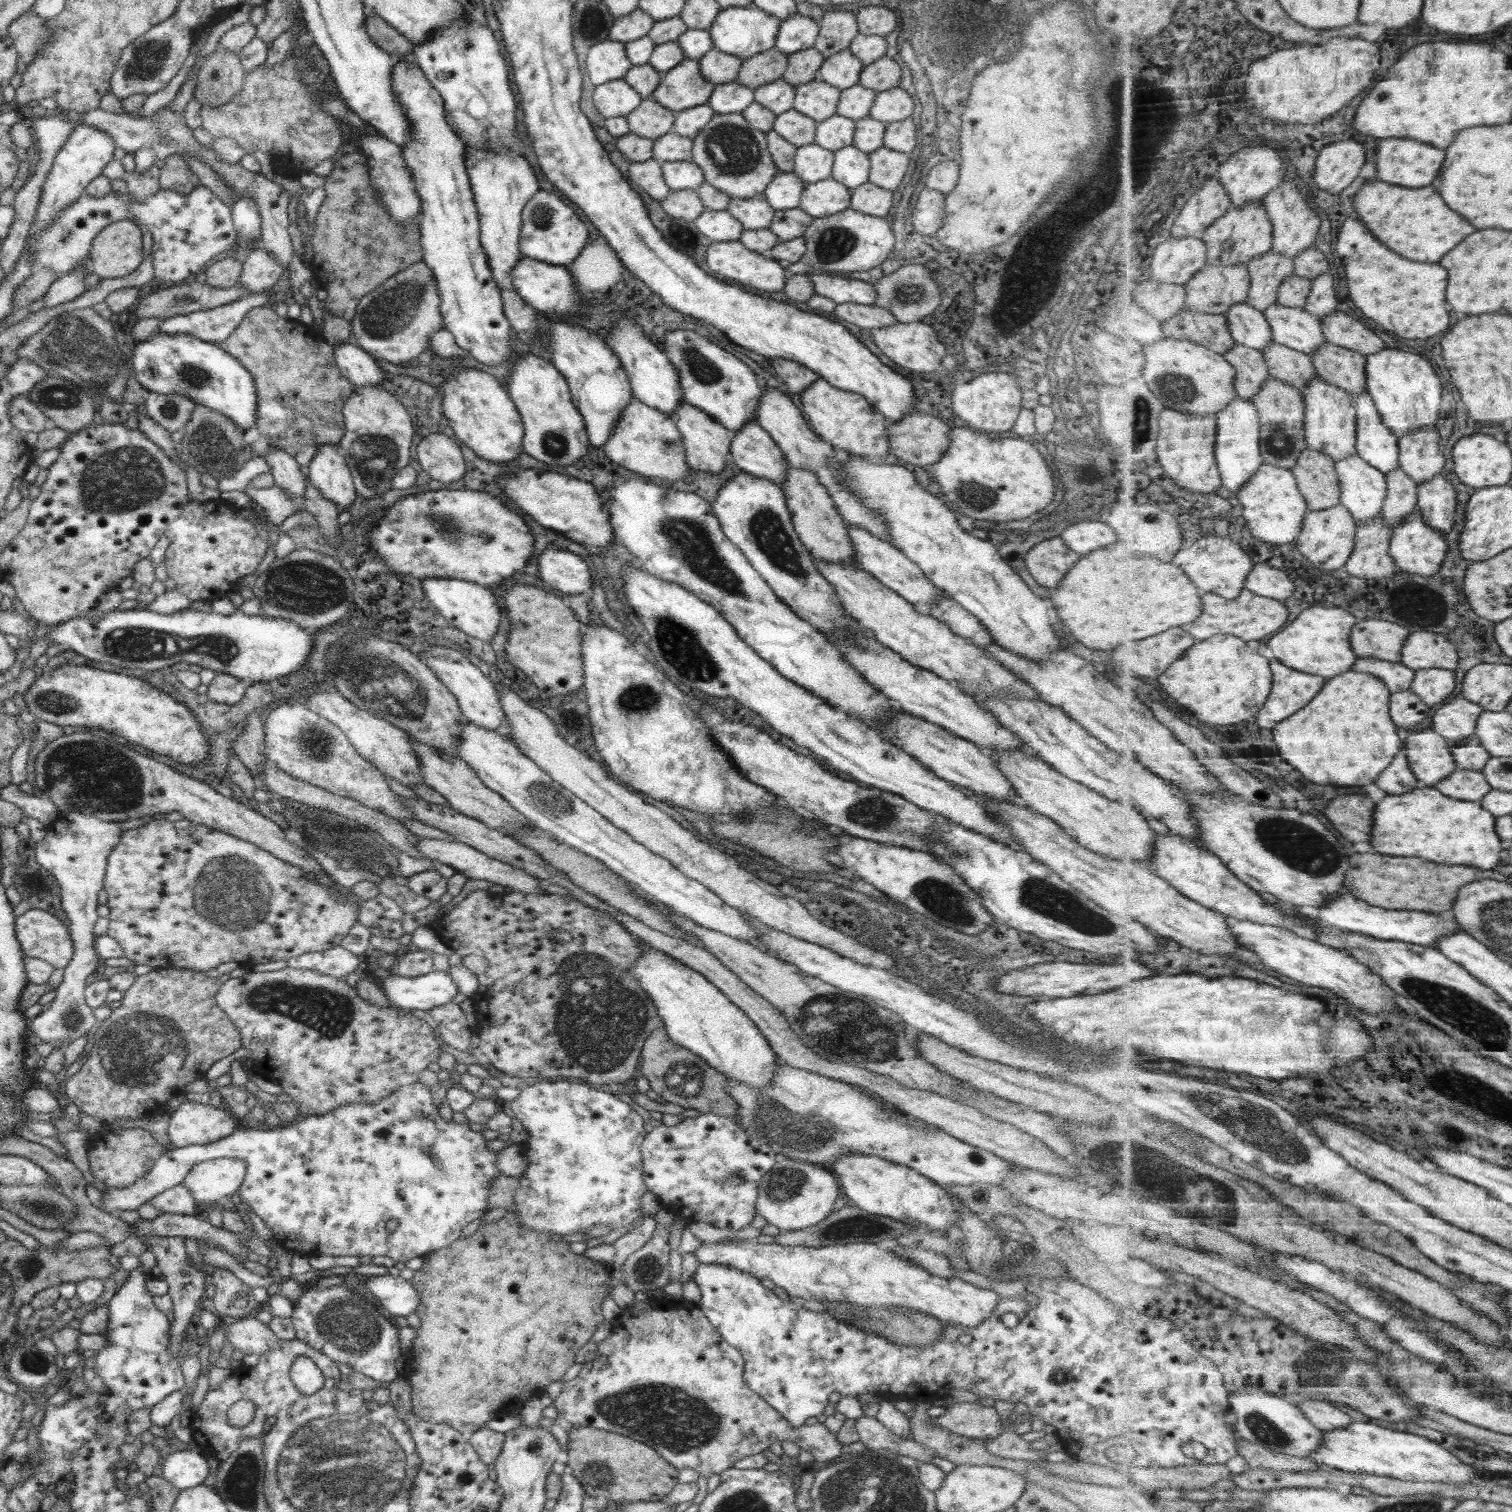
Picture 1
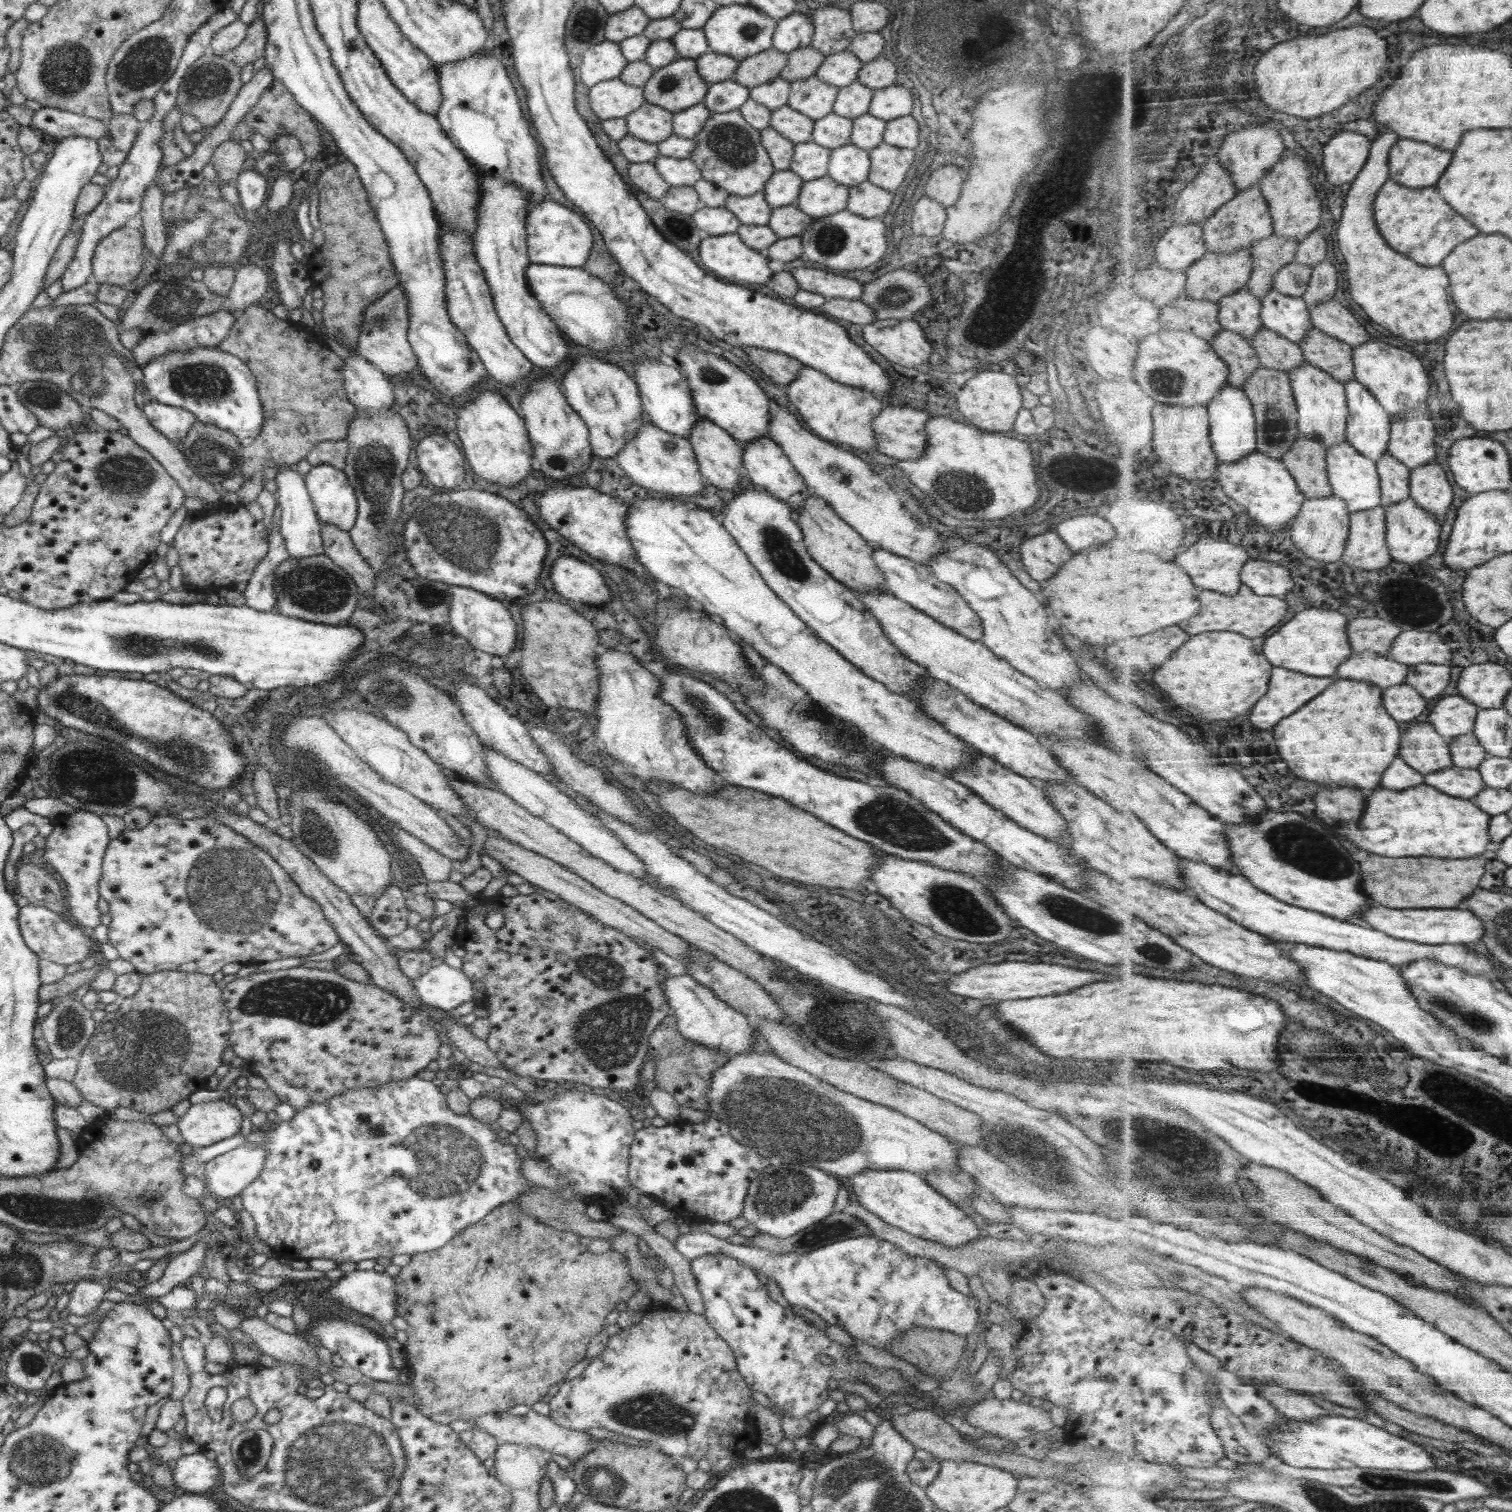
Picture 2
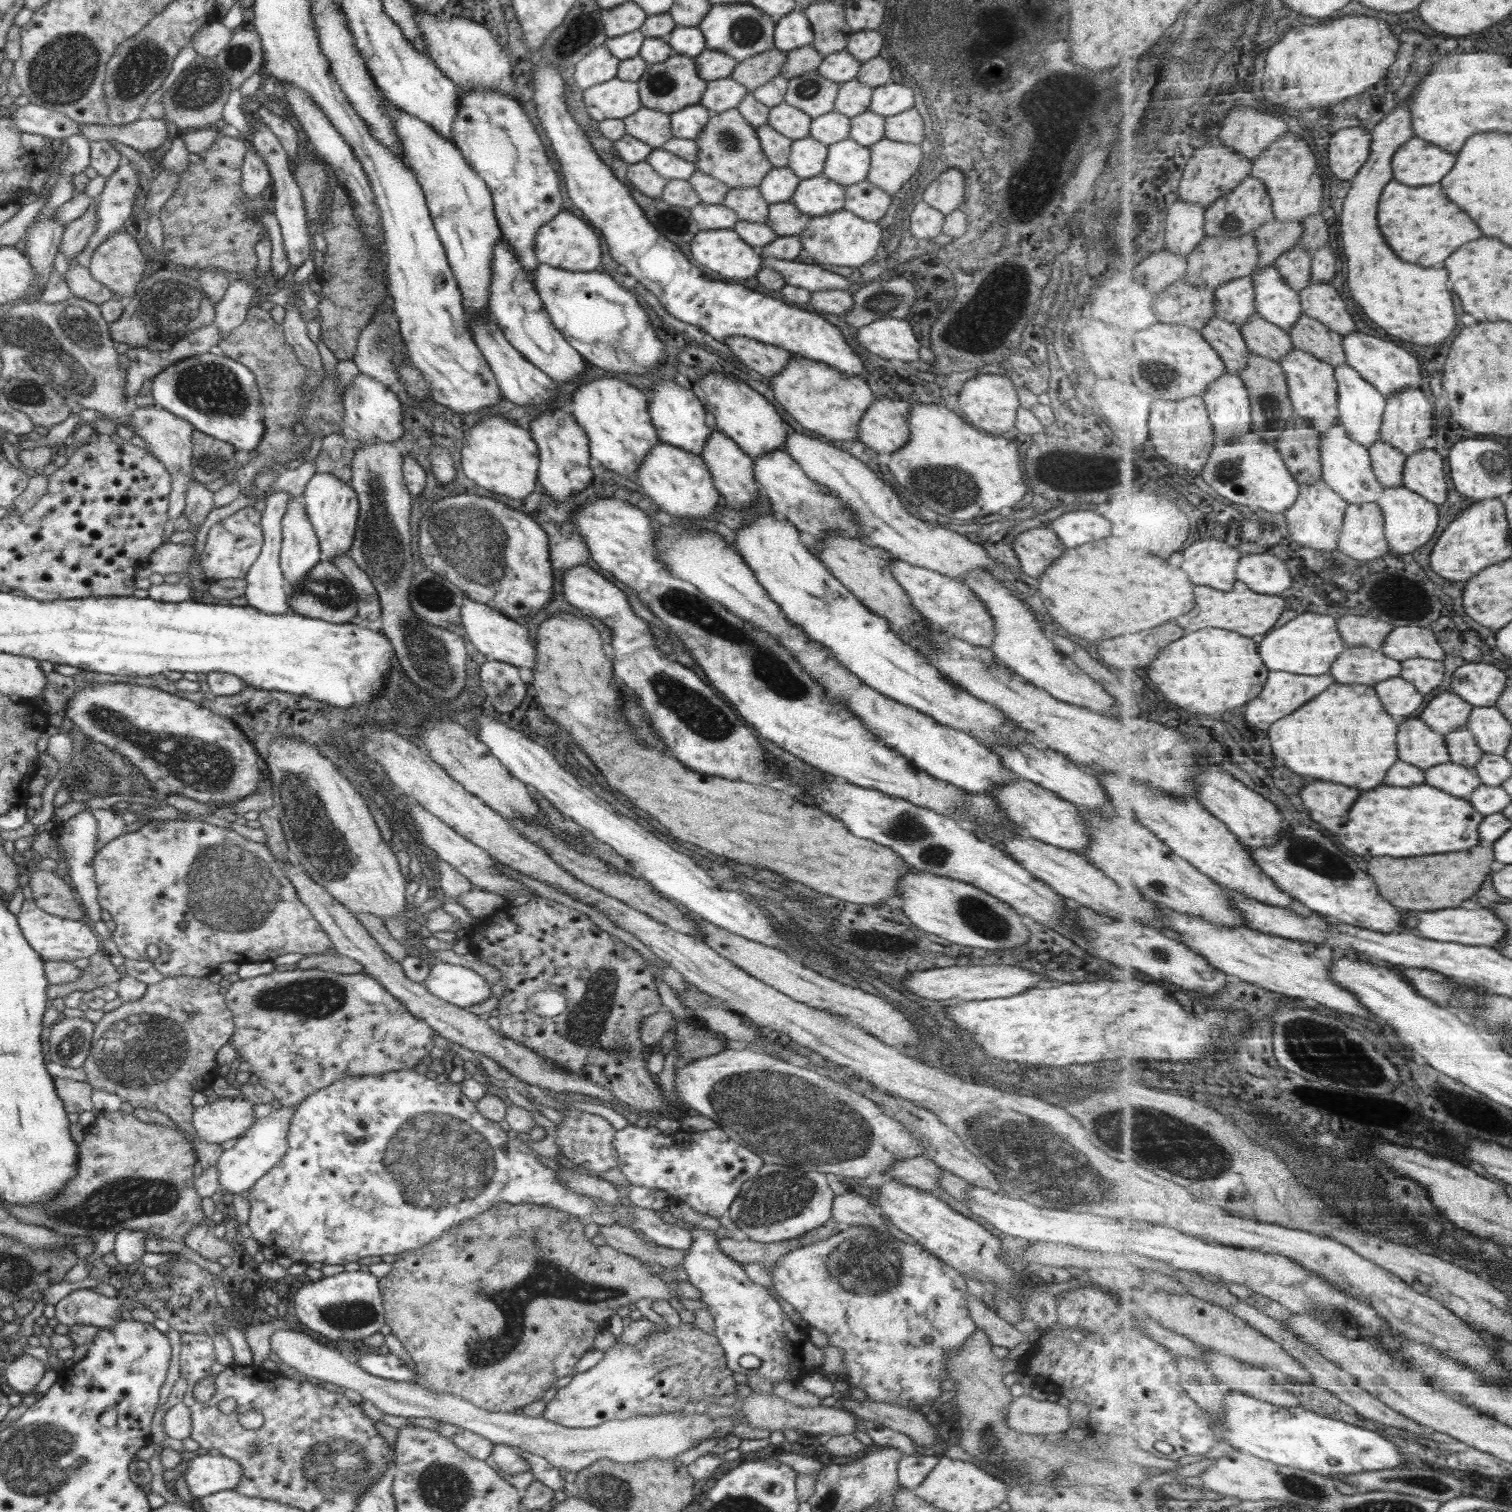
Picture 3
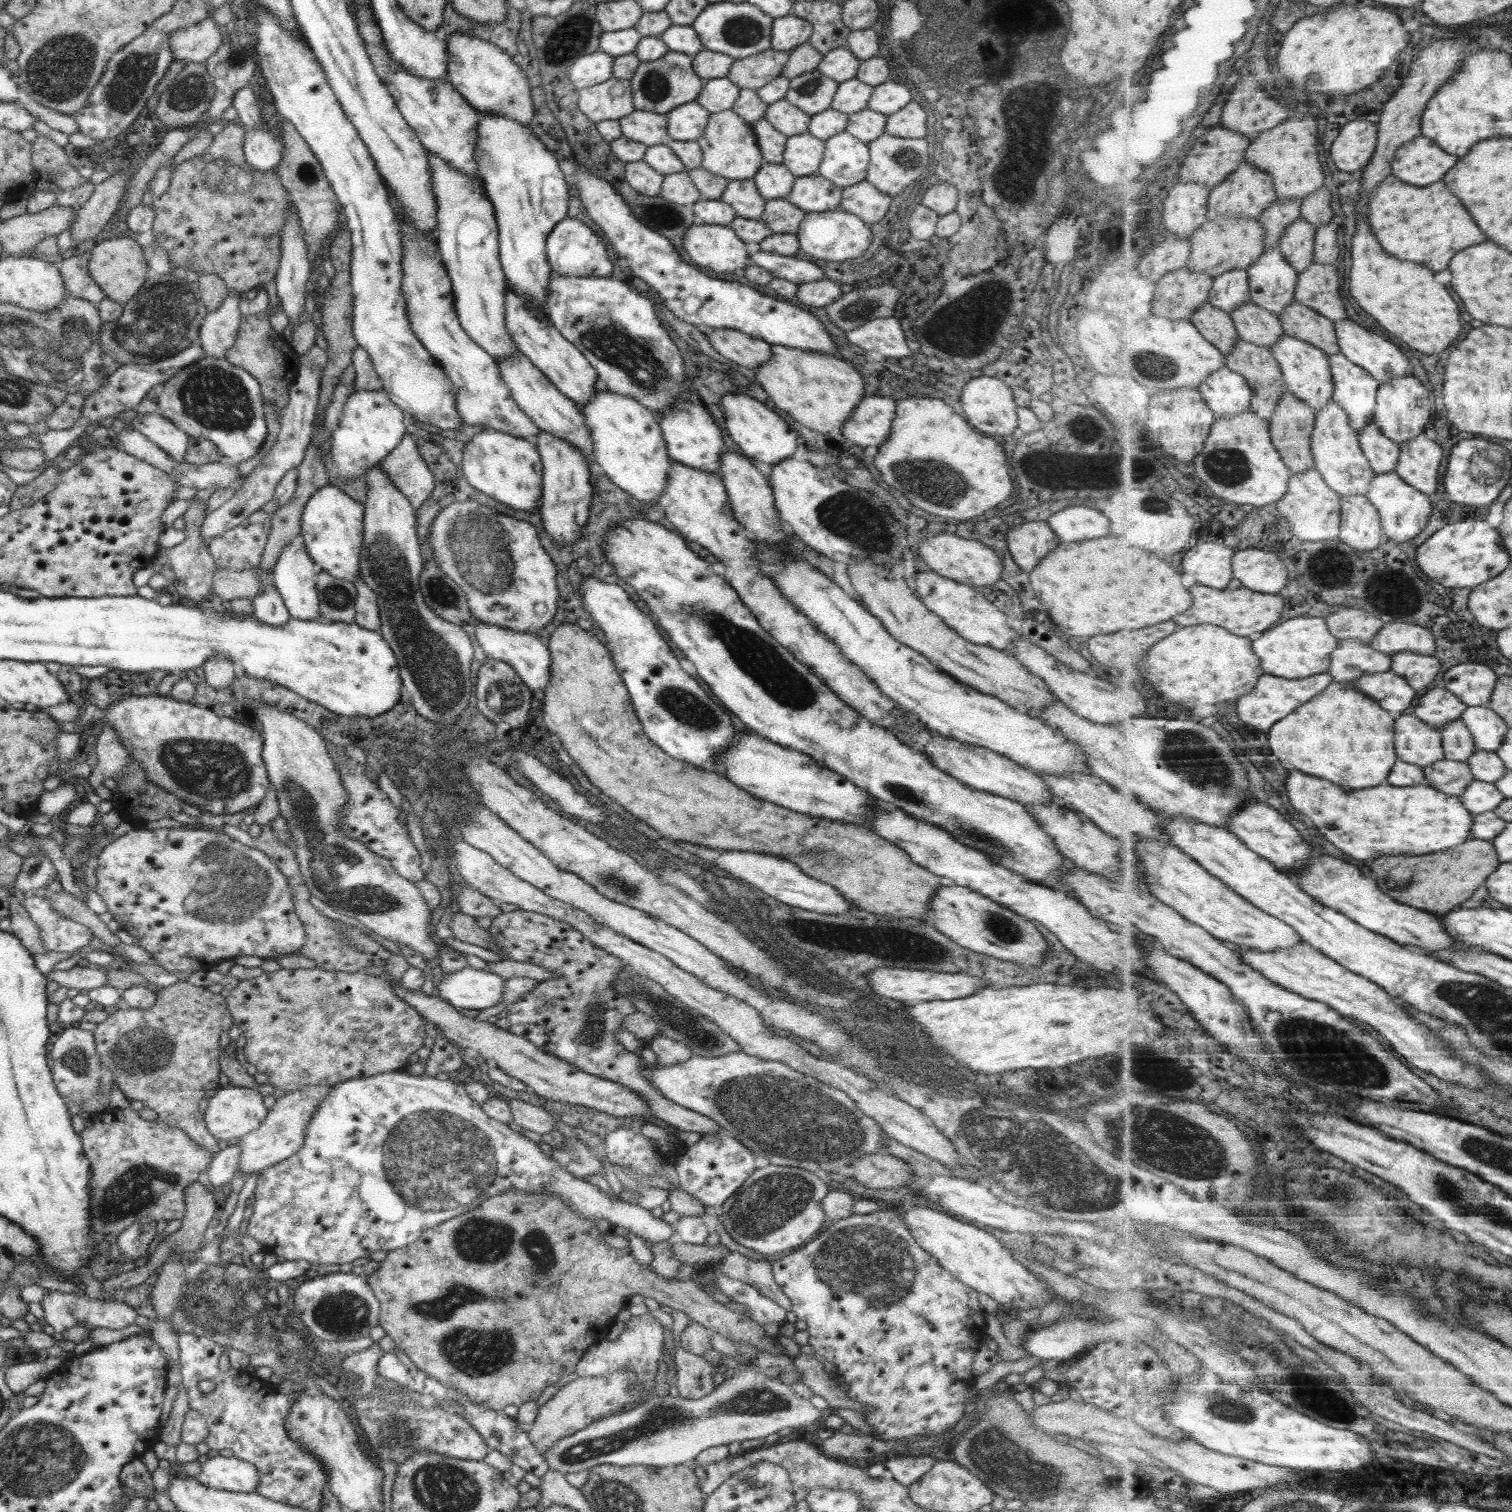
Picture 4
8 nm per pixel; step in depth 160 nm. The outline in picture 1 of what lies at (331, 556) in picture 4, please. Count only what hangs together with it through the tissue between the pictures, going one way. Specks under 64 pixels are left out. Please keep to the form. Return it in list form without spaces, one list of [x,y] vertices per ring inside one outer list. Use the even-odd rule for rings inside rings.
[[[332,443],[318,444],[316,456],[309,464],[308,481],[326,500],[334,501],[340,512],[348,508],[357,496],[347,460]]]

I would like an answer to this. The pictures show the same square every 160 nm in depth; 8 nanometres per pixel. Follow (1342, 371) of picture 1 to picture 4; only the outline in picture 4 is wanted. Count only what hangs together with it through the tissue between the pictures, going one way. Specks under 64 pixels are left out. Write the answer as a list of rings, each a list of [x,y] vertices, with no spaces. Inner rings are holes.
[[[1298,298],[1279,317],[1288,335],[1307,340],[1323,348],[1329,355],[1342,353],[1335,320],[1320,314]]]

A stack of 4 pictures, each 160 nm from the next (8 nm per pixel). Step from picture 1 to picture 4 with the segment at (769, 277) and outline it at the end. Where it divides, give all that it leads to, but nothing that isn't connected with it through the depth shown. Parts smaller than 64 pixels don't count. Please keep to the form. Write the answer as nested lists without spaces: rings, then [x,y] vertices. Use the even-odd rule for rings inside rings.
[[[694,222],[688,227],[682,238],[682,248],[690,256],[690,260],[699,269],[712,268],[715,272],[734,272],[749,264],[749,255],[746,252],[746,243],[736,236],[729,226],[720,226]]]

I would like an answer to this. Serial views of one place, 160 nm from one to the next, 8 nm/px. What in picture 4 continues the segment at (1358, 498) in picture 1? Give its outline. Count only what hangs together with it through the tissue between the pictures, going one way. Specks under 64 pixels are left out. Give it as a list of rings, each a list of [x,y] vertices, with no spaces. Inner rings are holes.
[[[1335,400],[1318,413],[1313,436],[1313,452],[1318,470],[1323,472],[1327,483],[1341,495],[1367,495],[1378,473],[1364,452],[1358,430],[1352,426],[1349,412]]]

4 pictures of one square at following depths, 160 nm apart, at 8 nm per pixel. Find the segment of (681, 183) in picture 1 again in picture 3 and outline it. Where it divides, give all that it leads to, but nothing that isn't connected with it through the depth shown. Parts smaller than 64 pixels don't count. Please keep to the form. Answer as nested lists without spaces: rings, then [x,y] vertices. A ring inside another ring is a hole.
[[[654,149],[647,156],[647,163],[666,179],[678,179],[689,181],[696,170],[695,163],[688,162],[666,149]]]

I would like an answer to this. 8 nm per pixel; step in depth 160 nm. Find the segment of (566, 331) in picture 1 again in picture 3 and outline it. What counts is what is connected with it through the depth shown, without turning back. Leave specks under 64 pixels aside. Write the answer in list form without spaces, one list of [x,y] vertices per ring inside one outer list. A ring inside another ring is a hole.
[[[602,373],[575,391],[571,401],[573,415],[588,437],[591,458],[599,460],[604,468],[634,481],[641,460],[659,443],[648,410],[649,396],[618,376]]]

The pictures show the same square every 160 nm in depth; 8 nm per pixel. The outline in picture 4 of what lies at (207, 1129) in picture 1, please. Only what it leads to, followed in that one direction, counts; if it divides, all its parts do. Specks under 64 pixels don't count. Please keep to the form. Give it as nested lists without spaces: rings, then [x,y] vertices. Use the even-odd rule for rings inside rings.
[[[233,1085],[227,1088],[220,1087],[213,1098],[208,1098],[208,1106],[204,1111],[204,1122],[210,1134],[217,1139],[233,1143],[256,1130],[269,1111],[264,1105],[263,1098],[252,1088],[236,1088]]]

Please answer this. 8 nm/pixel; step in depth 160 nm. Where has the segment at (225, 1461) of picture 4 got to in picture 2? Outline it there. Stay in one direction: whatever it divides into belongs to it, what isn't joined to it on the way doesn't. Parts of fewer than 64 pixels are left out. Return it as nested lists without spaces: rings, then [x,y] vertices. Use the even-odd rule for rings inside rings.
[[[204,1452],[182,1455],[172,1474],[182,1492],[196,1495],[211,1493],[212,1486],[221,1482],[222,1477],[219,1464],[208,1459]]]

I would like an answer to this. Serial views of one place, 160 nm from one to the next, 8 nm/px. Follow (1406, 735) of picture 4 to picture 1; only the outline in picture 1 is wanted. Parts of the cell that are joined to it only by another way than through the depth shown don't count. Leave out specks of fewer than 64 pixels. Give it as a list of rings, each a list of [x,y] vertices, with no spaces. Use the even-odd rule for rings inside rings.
[[[1435,729],[1420,734],[1411,732],[1406,744],[1412,770],[1419,780],[1428,782],[1430,786],[1442,783],[1459,770],[1454,745]]]

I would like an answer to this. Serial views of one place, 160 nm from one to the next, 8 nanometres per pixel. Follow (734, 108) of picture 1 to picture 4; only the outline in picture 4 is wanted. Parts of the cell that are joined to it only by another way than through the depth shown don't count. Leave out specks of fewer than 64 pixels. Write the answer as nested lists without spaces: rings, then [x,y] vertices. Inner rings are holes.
[[[725,78],[705,80],[704,88],[696,102],[704,107],[710,114],[731,109],[738,99],[740,88]]]

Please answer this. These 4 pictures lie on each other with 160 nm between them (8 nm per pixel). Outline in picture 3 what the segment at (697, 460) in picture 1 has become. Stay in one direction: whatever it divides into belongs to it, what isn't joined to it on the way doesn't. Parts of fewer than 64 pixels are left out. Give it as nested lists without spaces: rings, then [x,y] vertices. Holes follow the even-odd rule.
[[[713,429],[704,445],[701,457],[712,475],[716,490],[724,497],[727,508],[748,509],[754,504],[754,500],[758,498],[753,471],[754,461],[731,438],[722,431]]]

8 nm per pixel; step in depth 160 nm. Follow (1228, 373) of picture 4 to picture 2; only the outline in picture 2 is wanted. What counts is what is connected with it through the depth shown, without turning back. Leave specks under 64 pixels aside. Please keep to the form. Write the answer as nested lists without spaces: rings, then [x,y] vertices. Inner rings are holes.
[[[1228,384],[1207,407],[1211,415],[1211,437],[1222,463],[1241,461],[1258,449],[1259,421],[1255,405],[1245,389]]]

